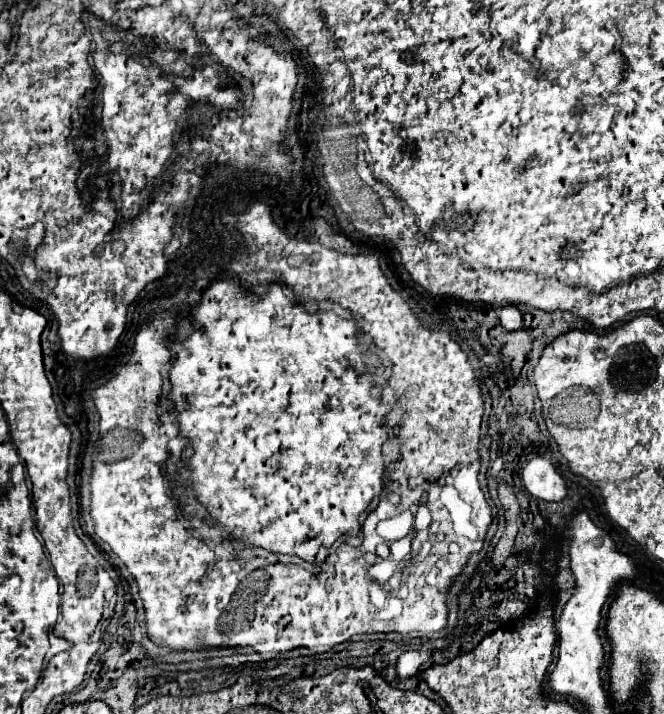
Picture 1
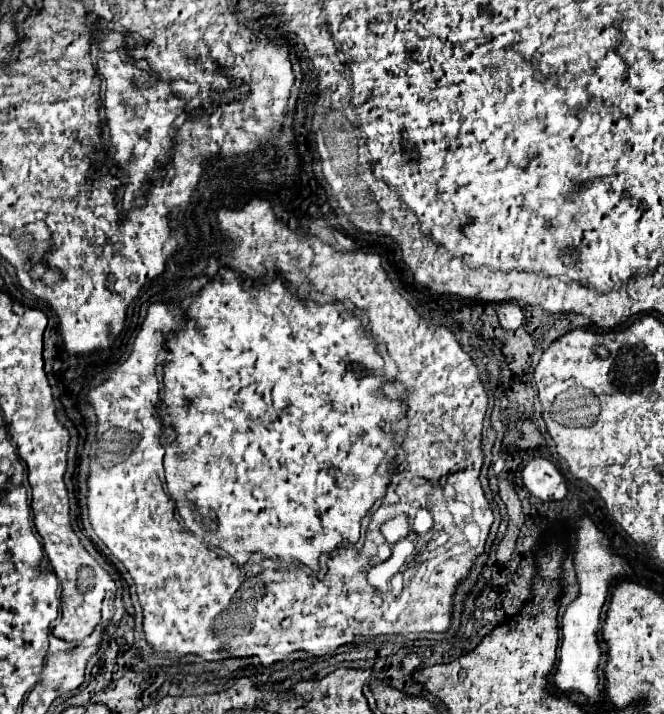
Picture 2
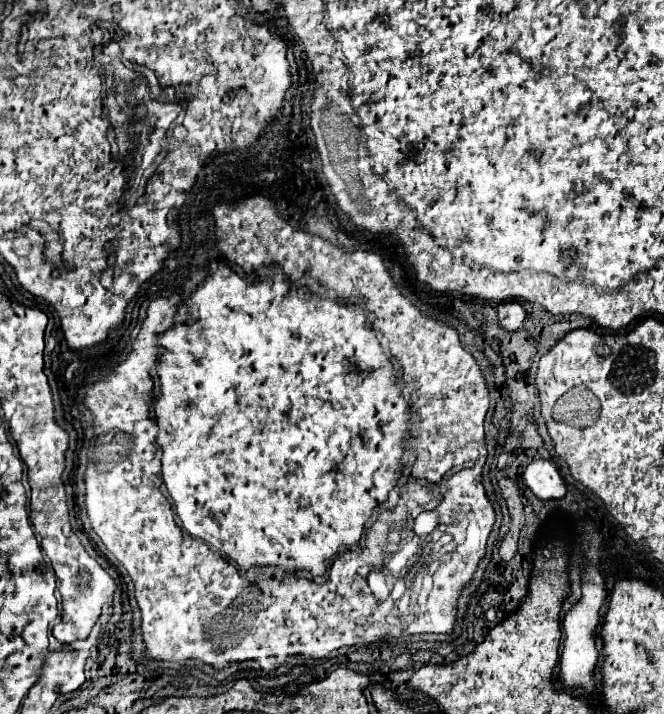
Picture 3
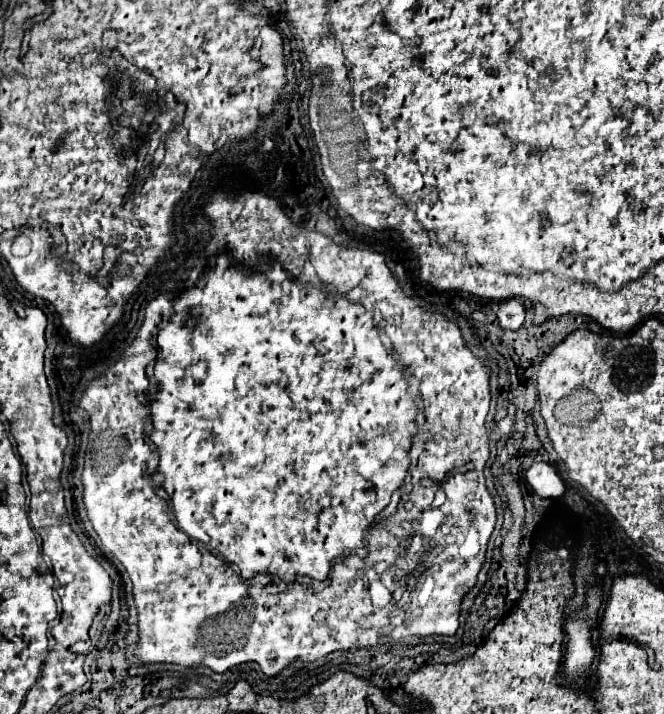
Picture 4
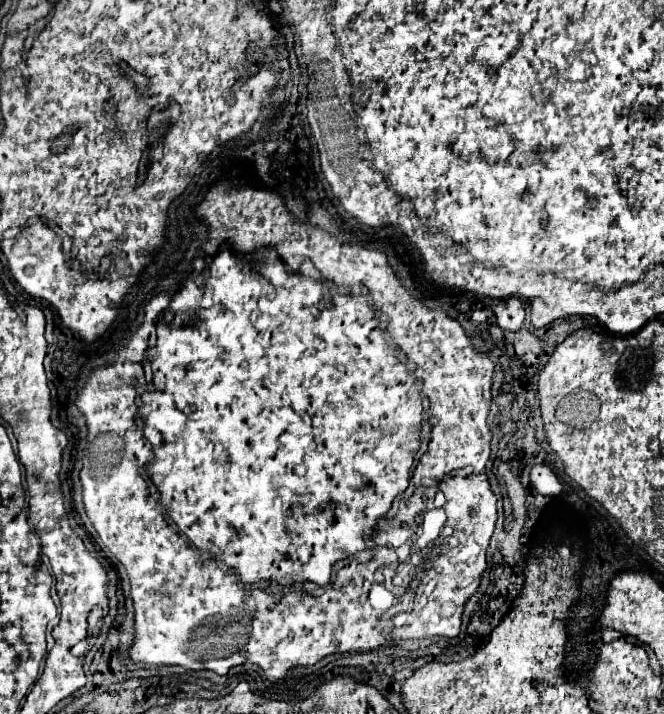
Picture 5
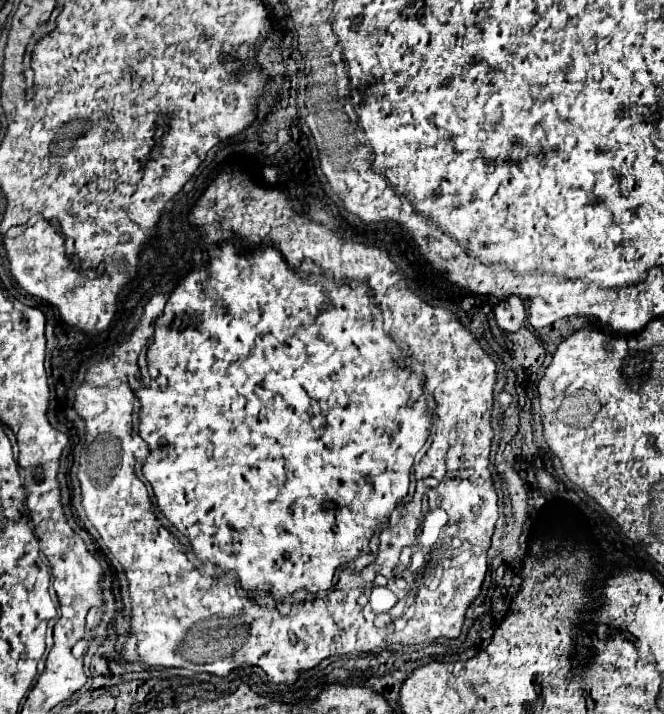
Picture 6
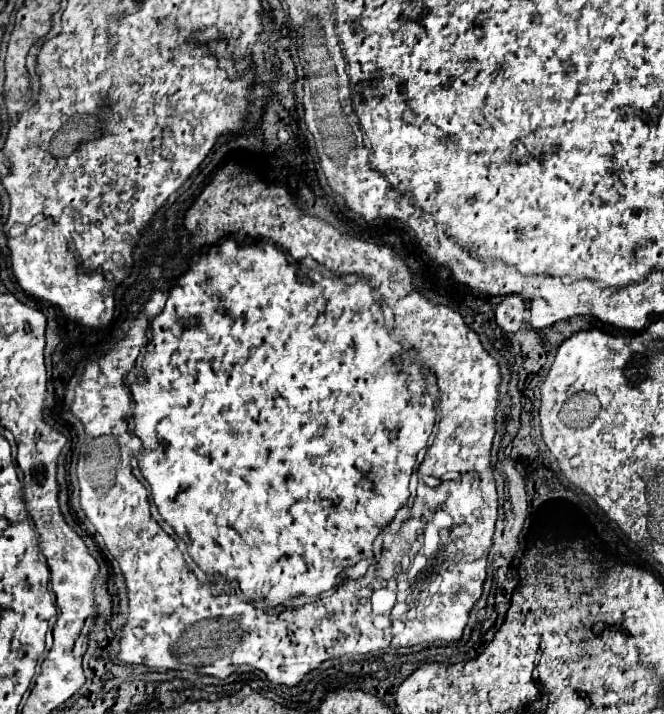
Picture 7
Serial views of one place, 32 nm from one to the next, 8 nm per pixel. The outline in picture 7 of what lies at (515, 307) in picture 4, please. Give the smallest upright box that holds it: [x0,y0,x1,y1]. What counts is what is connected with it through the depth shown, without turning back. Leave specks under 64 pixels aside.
[496,296,526,332]

